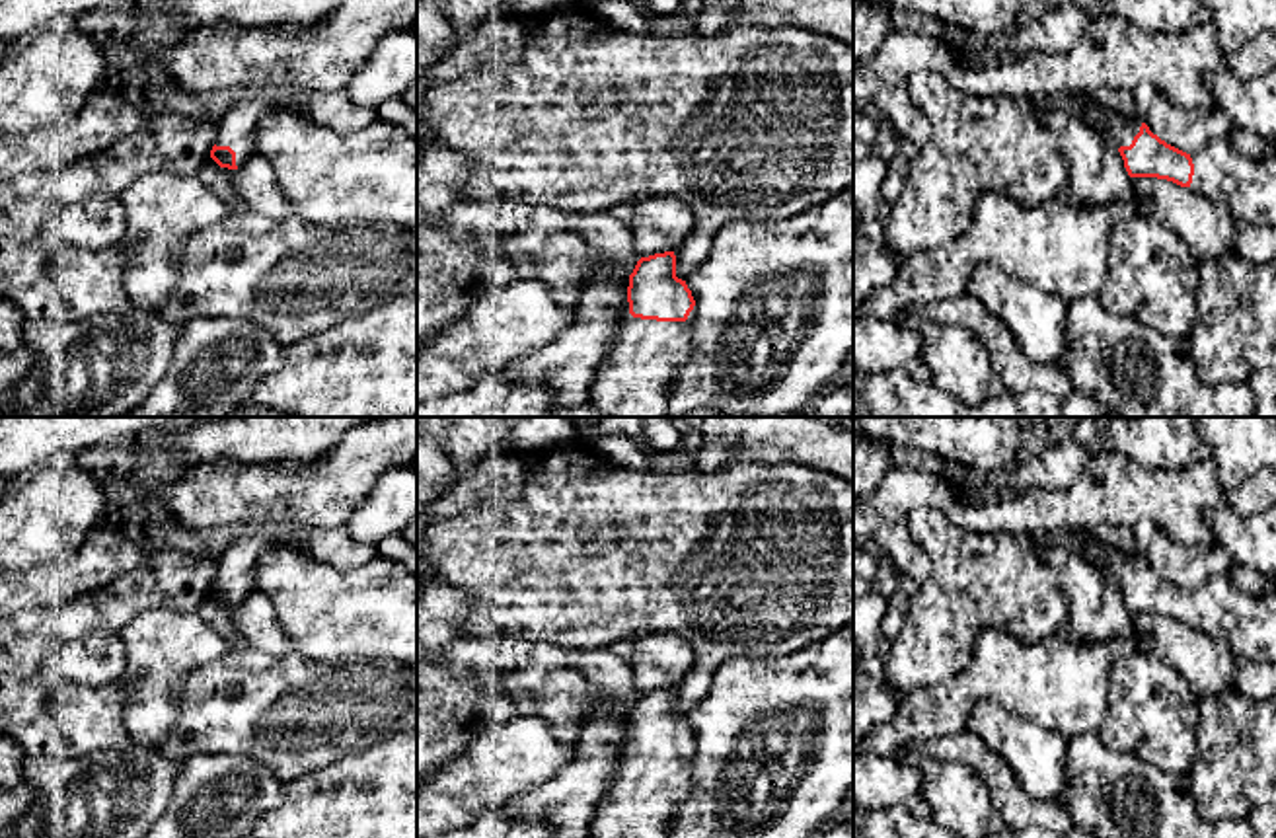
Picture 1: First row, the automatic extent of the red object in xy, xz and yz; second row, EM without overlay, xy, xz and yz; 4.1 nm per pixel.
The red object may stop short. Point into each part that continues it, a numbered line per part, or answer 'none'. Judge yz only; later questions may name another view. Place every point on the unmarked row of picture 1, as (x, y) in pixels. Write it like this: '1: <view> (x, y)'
1: yz (1113, 552)
2: yz (1247, 622)

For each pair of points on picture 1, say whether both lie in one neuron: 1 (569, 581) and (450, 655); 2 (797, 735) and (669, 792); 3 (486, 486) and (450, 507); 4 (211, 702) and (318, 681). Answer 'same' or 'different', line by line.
1: different
2: different
3: same
4: same

